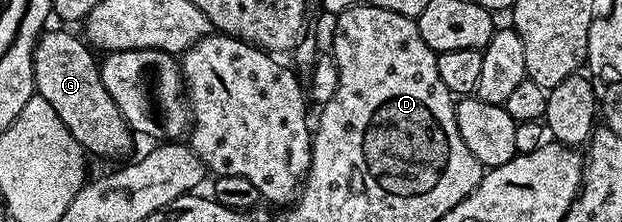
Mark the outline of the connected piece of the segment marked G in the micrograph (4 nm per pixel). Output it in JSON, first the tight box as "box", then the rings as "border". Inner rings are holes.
{"box":[33,29,133,158],"border":[[[59,29],[40,36],[33,55],[35,92],[57,111],[57,119],[69,127],[69,135],[73,135],[92,158],[123,157],[131,149],[133,131],[125,123],[109,91],[105,91],[105,83],[101,83],[96,54],[80,38],[79,41],[73,34],[62,33]]]}

